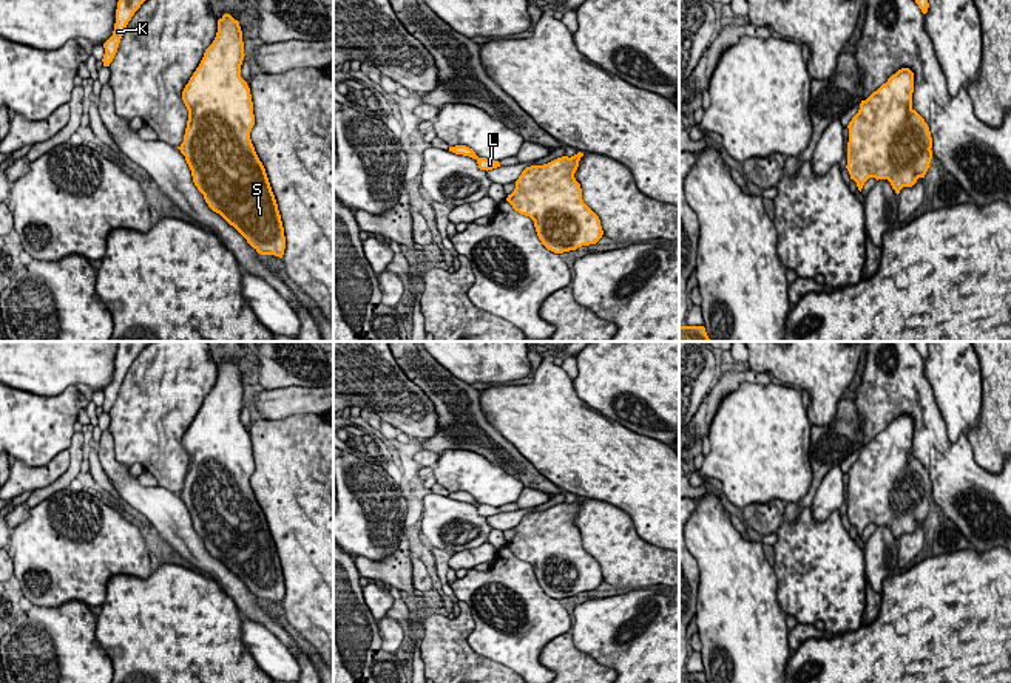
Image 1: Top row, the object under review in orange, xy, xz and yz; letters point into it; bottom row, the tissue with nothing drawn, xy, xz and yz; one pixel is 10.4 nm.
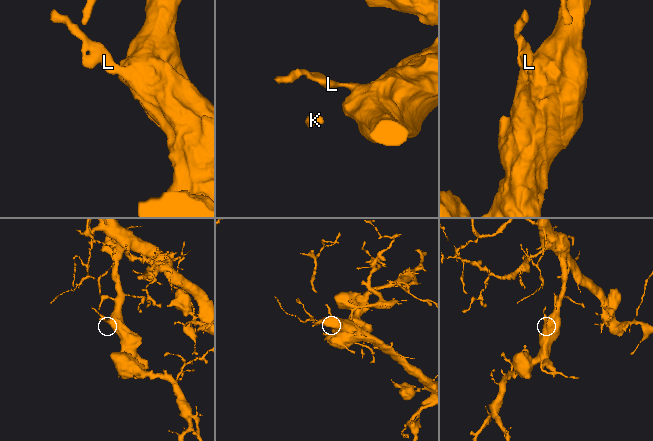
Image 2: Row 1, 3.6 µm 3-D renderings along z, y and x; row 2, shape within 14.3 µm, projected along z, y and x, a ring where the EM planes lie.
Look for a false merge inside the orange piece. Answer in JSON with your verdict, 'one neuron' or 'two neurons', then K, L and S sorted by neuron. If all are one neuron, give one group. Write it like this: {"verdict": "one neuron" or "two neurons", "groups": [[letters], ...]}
{"verdict": "one neuron", "groups": [["K", "L", "S"]]}

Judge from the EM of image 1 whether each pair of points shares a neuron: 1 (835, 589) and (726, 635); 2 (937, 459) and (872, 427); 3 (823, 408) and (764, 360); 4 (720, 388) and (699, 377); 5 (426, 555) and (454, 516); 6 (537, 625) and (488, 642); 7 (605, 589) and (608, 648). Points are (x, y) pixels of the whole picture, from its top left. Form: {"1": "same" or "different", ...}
{"1": "different", "2": "same", "3": "same", "4": "different", "5": "different", "6": "same", "7": "different"}

